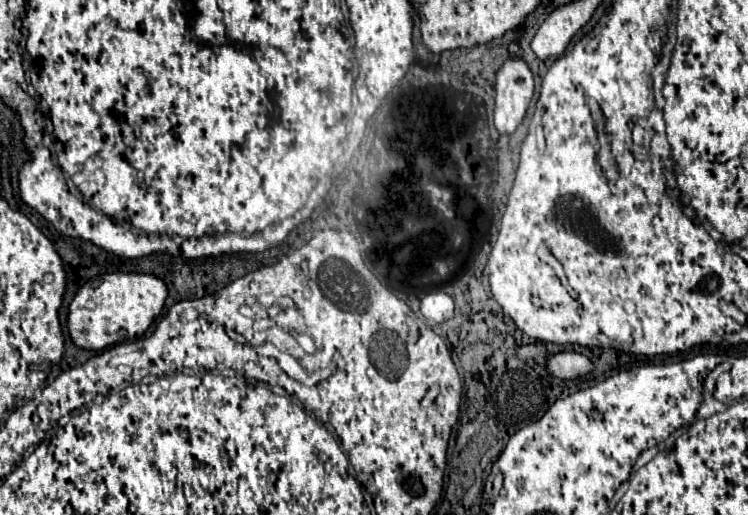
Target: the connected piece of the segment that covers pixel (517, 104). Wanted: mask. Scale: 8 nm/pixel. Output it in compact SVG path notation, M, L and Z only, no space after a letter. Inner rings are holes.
M508 59L496 75L494 127L500 135L510 135L526 117L534 95L534 79L524 59Z

